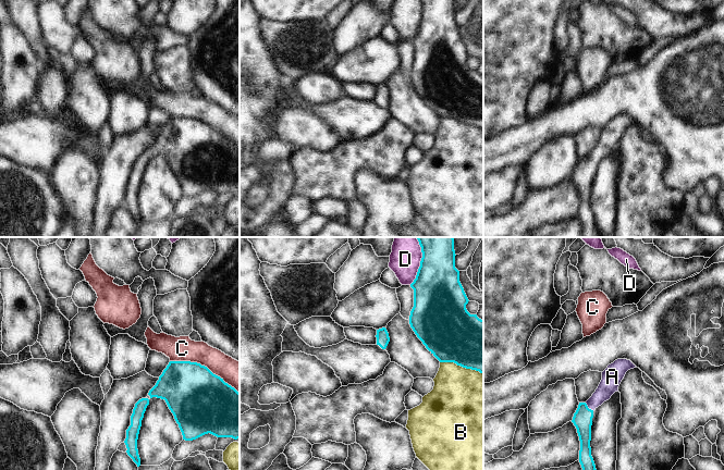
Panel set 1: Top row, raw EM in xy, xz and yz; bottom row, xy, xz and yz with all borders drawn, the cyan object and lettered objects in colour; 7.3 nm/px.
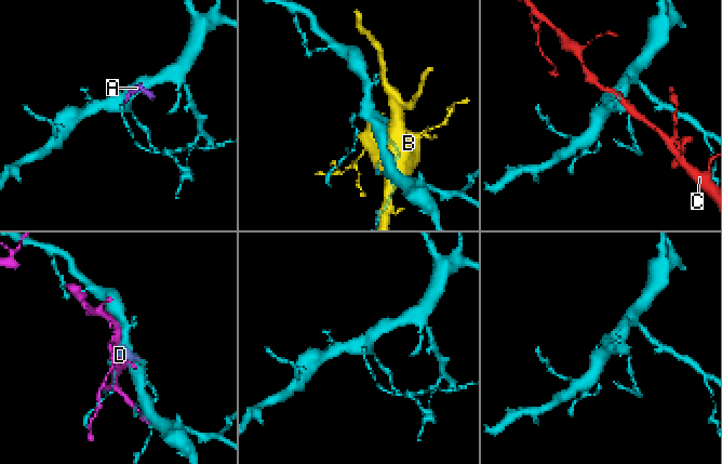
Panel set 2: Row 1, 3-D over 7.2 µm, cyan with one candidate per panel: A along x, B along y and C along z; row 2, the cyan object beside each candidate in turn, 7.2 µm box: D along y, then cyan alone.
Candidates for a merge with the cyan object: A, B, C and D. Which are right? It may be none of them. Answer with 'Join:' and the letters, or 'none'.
Join: A

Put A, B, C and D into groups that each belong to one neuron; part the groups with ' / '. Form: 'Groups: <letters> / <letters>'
Groups: A / B / C / D.

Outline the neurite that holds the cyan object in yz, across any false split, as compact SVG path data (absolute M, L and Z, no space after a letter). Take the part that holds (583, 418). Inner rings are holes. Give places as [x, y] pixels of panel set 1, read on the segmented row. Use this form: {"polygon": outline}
{"polygon": "M615 360L602 372L602 380L592 396L586 403L579 403L572 422L577 429L580 441L579 462L582 470L597 470L590 447L593 411L618 392L626 372L634 368L636 366L630 360Z"}

